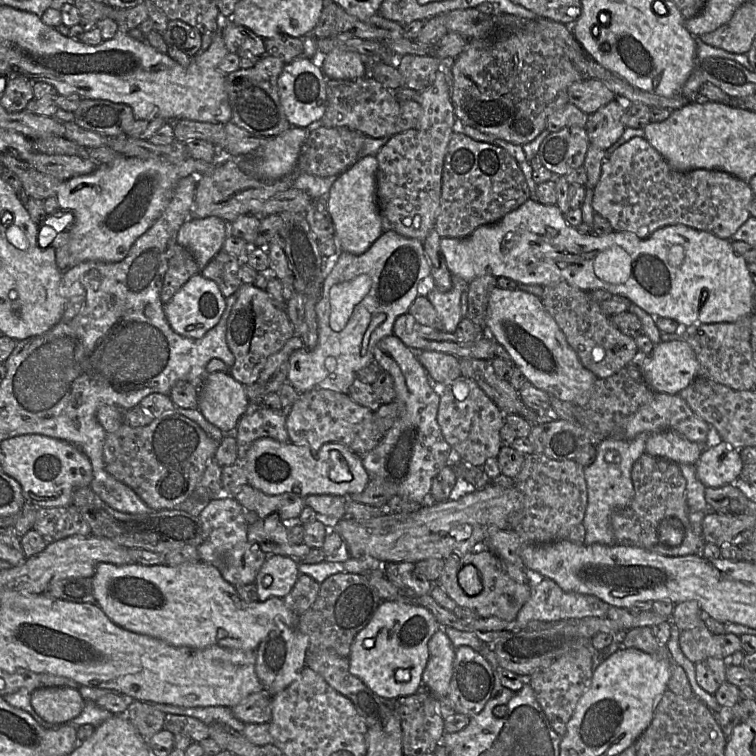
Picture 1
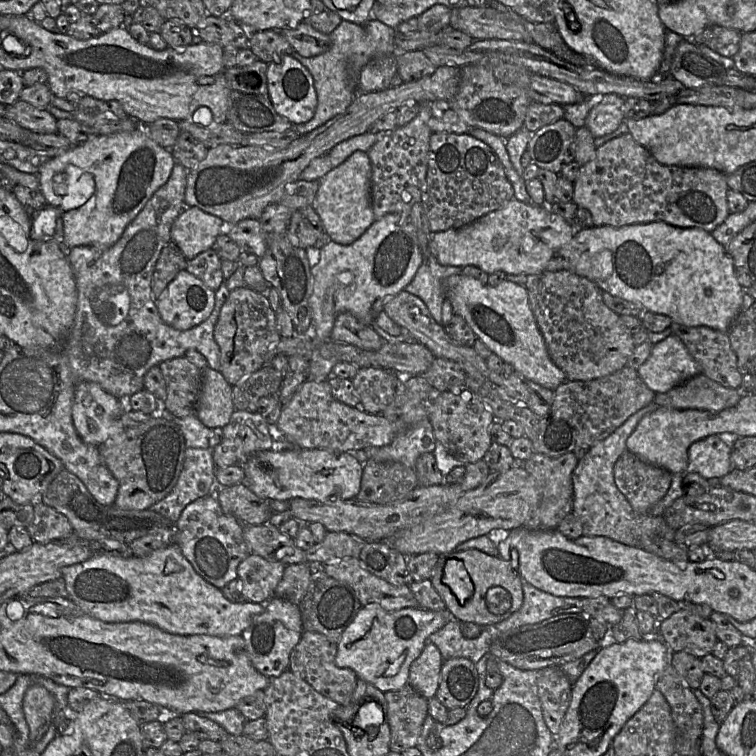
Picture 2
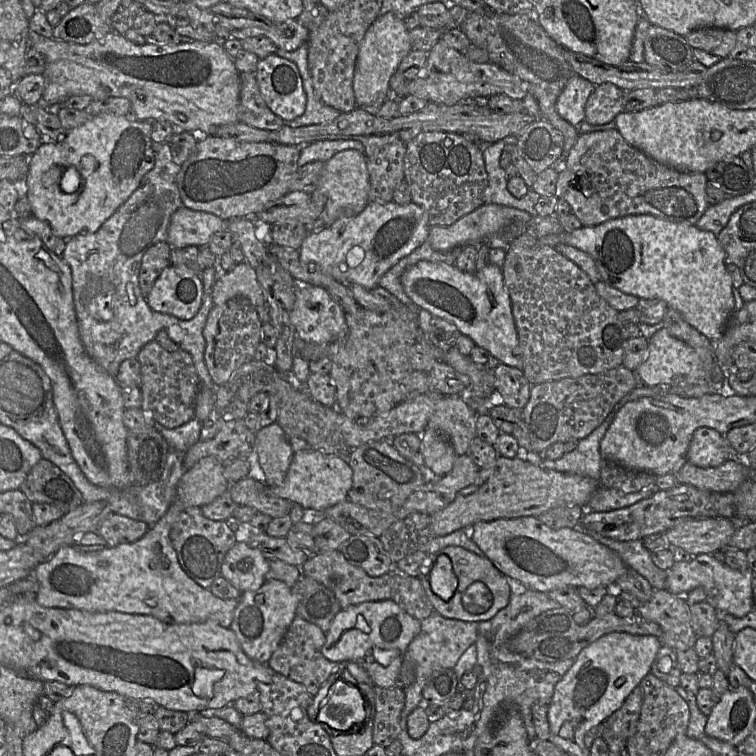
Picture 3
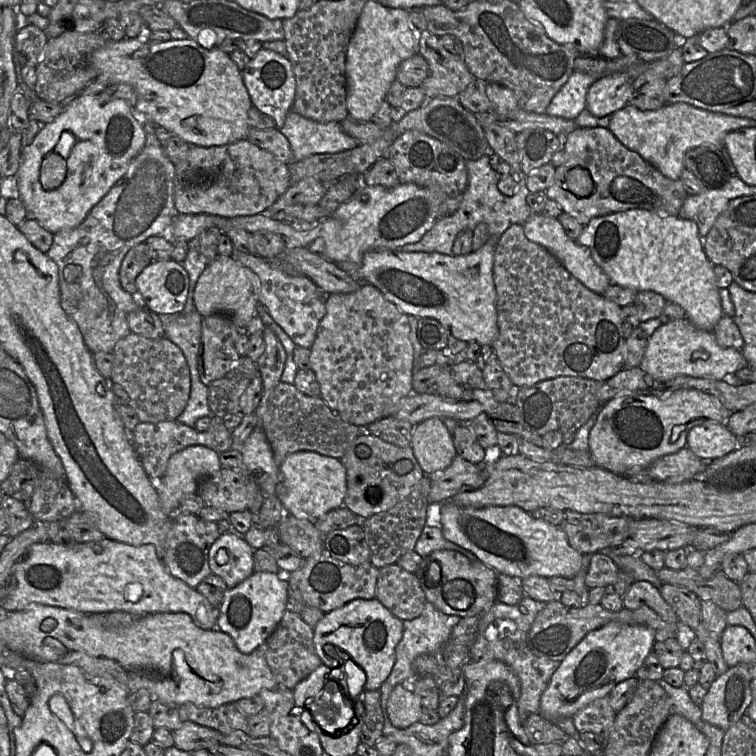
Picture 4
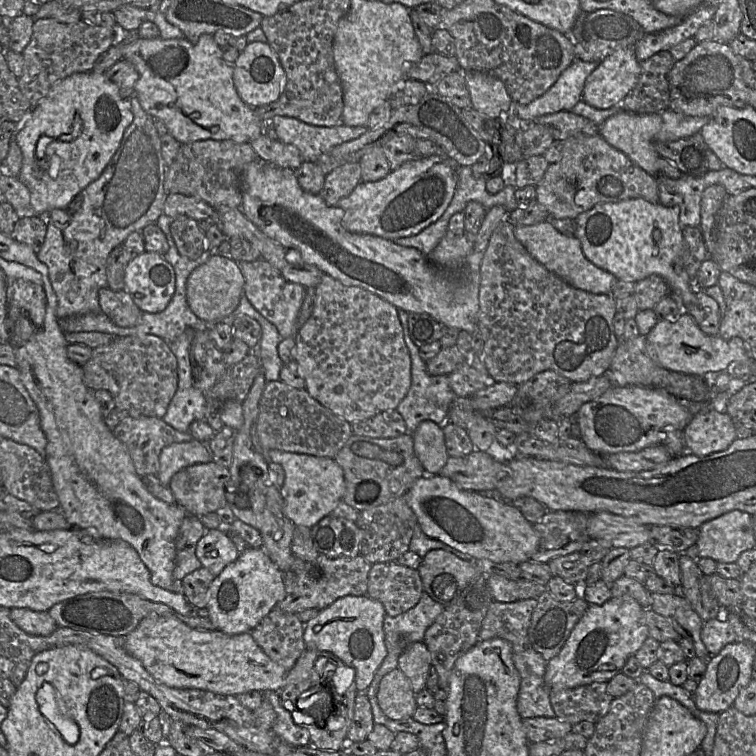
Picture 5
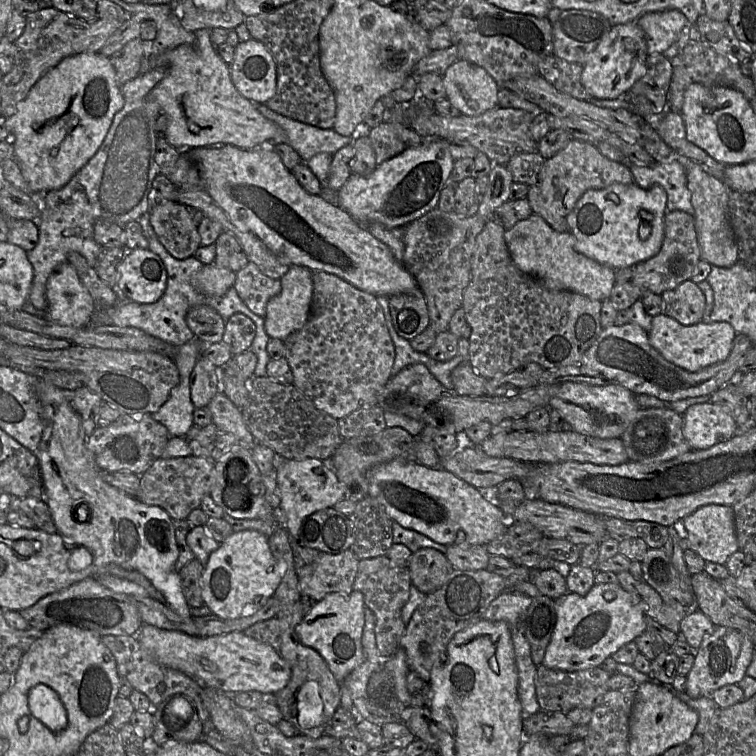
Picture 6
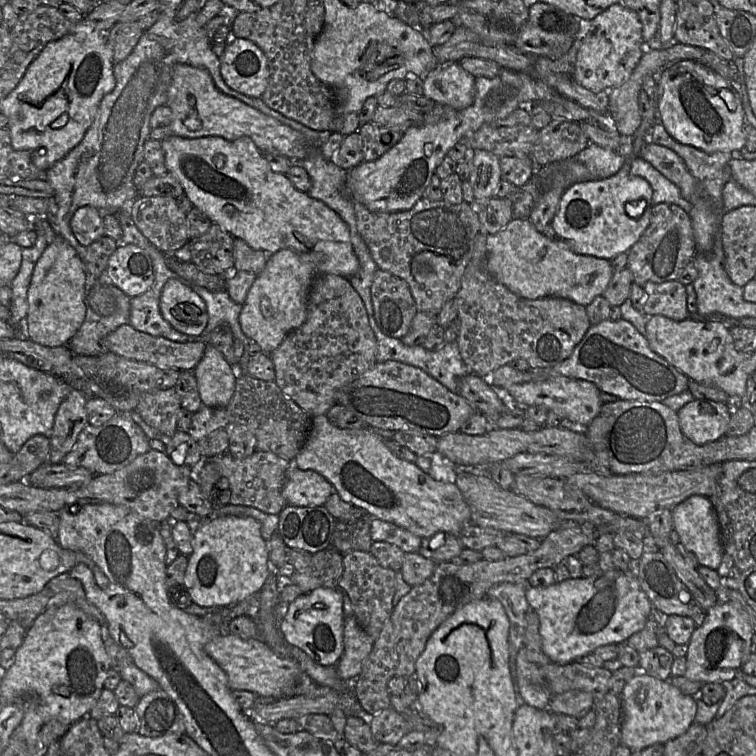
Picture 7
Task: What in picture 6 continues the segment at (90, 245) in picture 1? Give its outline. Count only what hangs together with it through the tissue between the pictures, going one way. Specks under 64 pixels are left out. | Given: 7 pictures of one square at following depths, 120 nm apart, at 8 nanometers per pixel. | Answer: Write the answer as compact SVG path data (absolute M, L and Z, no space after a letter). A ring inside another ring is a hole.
M80 53L64 58L57 66L45 73L31 88L27 97L17 104L16 113L8 118L7 127L11 130L10 141L14 143L16 160L21 167L25 179L31 185L34 192L47 193L64 187L72 177L82 169L87 162L96 154L102 145L109 128L113 122L115 114L124 106L124 95L121 85L116 78L116 72L112 66L110 58L98 53Z

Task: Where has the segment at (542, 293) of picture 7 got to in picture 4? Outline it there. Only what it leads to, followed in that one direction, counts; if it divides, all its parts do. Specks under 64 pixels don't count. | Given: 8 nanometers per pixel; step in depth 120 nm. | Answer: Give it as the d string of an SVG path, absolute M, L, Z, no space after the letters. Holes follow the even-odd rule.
M533 214L525 222L523 229L527 239L546 248L572 276L591 291L603 295L611 285L609 277L593 260L589 248L570 239L557 218Z

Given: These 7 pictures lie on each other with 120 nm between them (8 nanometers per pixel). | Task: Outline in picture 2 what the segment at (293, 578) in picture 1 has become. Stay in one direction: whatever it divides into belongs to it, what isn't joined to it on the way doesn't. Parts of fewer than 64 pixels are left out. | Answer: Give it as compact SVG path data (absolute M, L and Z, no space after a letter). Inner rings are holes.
M255 554L243 560L237 569L237 579L242 583L247 602L267 602L274 597L285 567L282 562L267 560Z

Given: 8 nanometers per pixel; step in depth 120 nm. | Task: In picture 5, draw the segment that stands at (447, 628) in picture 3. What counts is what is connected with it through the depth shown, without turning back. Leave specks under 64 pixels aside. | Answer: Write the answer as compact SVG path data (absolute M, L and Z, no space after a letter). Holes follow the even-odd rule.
M424 592L419 602L407 612L395 617L386 615L384 633L387 656L366 690L371 706L378 703L377 692L382 678L398 667L400 655L410 644L423 641L426 630L443 610L443 605Z

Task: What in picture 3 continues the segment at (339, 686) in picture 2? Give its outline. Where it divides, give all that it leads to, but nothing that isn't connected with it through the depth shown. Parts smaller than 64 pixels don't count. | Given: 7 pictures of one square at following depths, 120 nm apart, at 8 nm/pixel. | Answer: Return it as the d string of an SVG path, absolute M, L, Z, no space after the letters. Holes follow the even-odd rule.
M296 615L267 665L276 673L304 685L315 696L325 681L340 669L339 663L329 661L322 654L325 640L326 635L318 626Z

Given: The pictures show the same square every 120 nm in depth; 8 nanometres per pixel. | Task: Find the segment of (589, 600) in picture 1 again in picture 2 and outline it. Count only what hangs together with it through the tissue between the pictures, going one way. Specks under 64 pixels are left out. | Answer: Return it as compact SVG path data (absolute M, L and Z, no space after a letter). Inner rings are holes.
M523 582L523 593L524 593L523 604L519 610L513 613L509 618L495 625L488 625L488 626L494 626L498 632L506 633L508 631L520 628L522 626L542 622L546 619L552 618L557 615L582 613L583 599L581 598L554 596L552 594L537 589L536 587L532 586L527 582Z

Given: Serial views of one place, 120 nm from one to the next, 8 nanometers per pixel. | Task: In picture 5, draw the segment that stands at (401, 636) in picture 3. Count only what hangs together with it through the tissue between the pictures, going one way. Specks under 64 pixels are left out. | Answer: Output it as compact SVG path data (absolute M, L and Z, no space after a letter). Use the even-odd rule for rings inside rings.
M348 595L337 599L305 624L304 640L307 649L331 654L355 671L358 691L366 691L371 685L376 671L387 656L384 606L368 595Z

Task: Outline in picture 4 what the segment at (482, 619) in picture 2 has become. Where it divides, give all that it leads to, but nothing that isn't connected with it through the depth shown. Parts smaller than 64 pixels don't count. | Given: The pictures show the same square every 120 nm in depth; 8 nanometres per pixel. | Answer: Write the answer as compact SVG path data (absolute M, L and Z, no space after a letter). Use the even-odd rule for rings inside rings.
M437 550L424 557L415 572L427 601L447 615L460 617L483 616L497 602L498 572L483 562L472 561L453 550ZM436 561L441 566L442 578L437 585L431 585L427 579L427 570Z

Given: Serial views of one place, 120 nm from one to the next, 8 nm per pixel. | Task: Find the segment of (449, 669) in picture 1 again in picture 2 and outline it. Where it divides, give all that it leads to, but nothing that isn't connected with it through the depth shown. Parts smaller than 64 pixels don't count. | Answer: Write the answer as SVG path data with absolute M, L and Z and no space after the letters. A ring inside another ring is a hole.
M428 641L409 670L408 685L427 699L435 698L444 659L438 647Z

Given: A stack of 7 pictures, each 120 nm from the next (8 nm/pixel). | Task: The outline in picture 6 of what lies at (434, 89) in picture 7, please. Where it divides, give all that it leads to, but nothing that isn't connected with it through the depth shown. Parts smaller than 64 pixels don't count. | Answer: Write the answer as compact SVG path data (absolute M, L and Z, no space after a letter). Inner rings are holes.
M457 60L442 75L446 99L464 116L479 116L498 106L499 85L483 68Z

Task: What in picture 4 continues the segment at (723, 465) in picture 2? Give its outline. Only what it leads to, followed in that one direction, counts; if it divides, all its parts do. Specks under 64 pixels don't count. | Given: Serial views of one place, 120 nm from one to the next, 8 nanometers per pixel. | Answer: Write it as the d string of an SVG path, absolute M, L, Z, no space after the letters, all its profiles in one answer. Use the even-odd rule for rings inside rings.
M705 421L692 427L687 435L686 447L705 462L722 458L739 446L738 437L720 422Z

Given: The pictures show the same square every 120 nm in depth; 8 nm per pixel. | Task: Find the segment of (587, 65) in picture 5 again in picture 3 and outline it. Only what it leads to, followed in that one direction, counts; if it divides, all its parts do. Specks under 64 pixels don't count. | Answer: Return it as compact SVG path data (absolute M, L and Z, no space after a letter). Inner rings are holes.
M573 74L561 90L555 108L557 114L578 127L585 119L585 105L595 85L587 79Z

